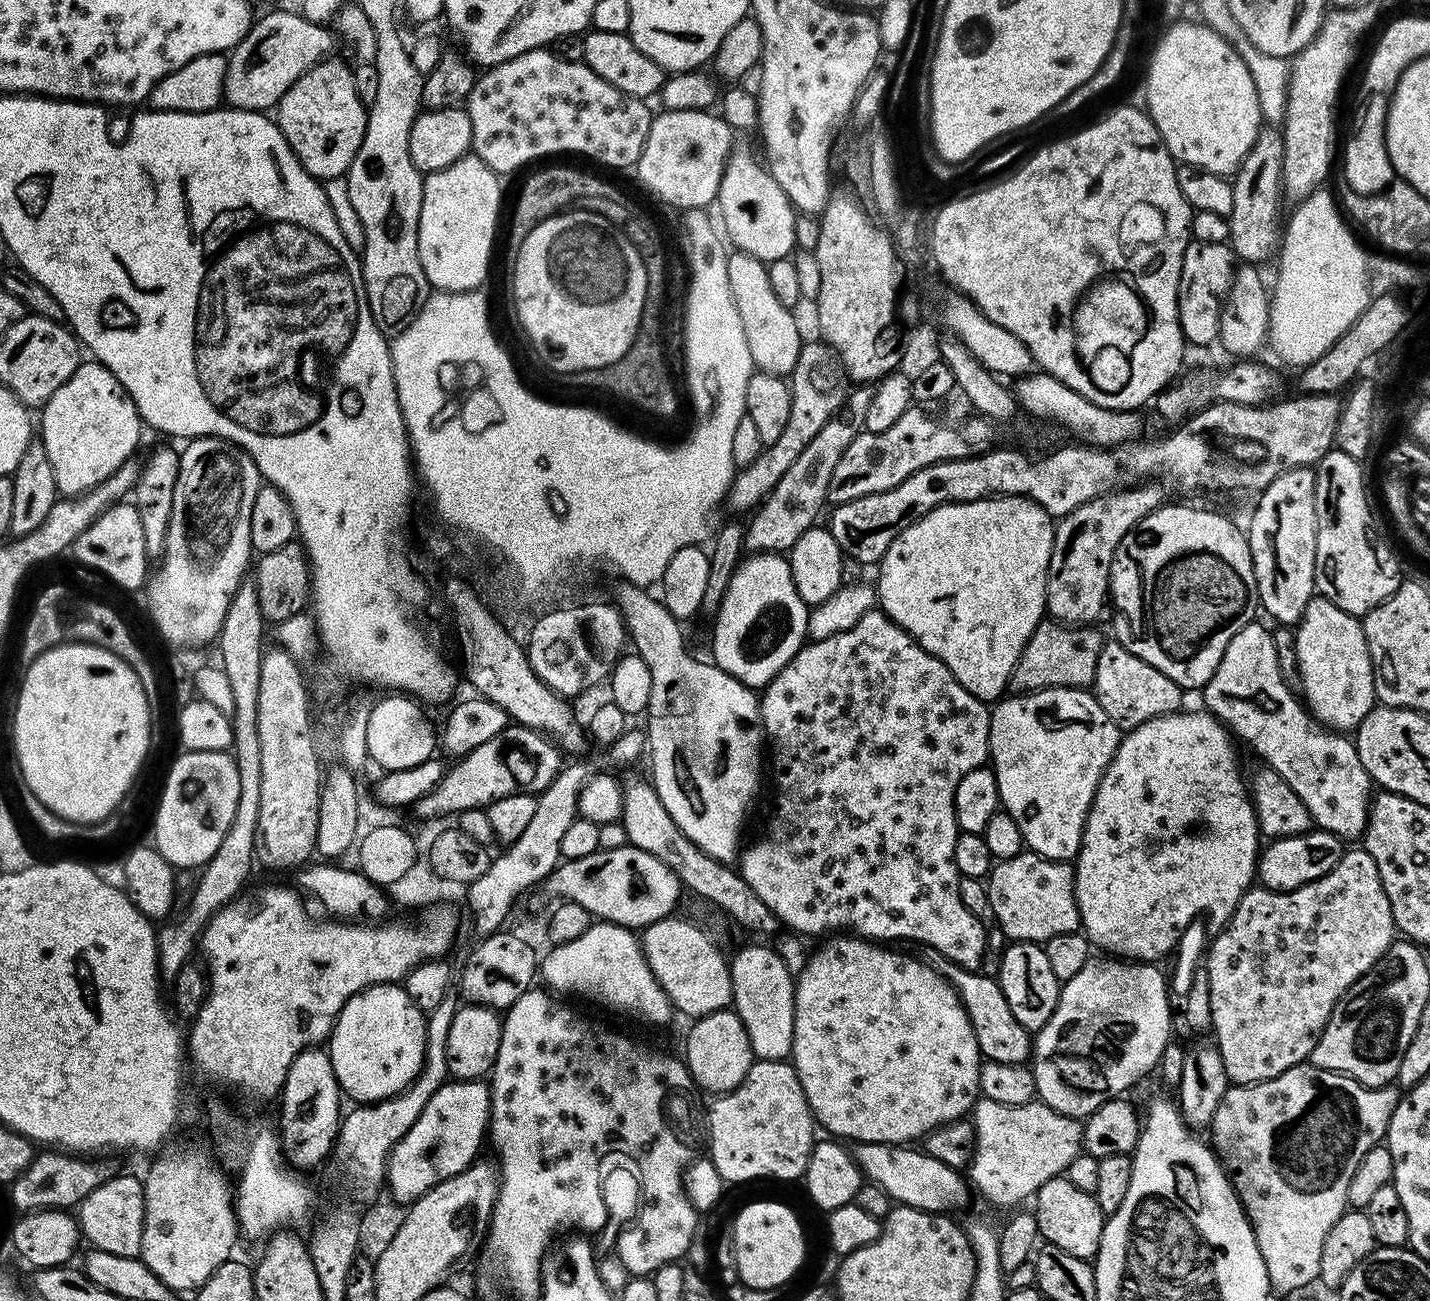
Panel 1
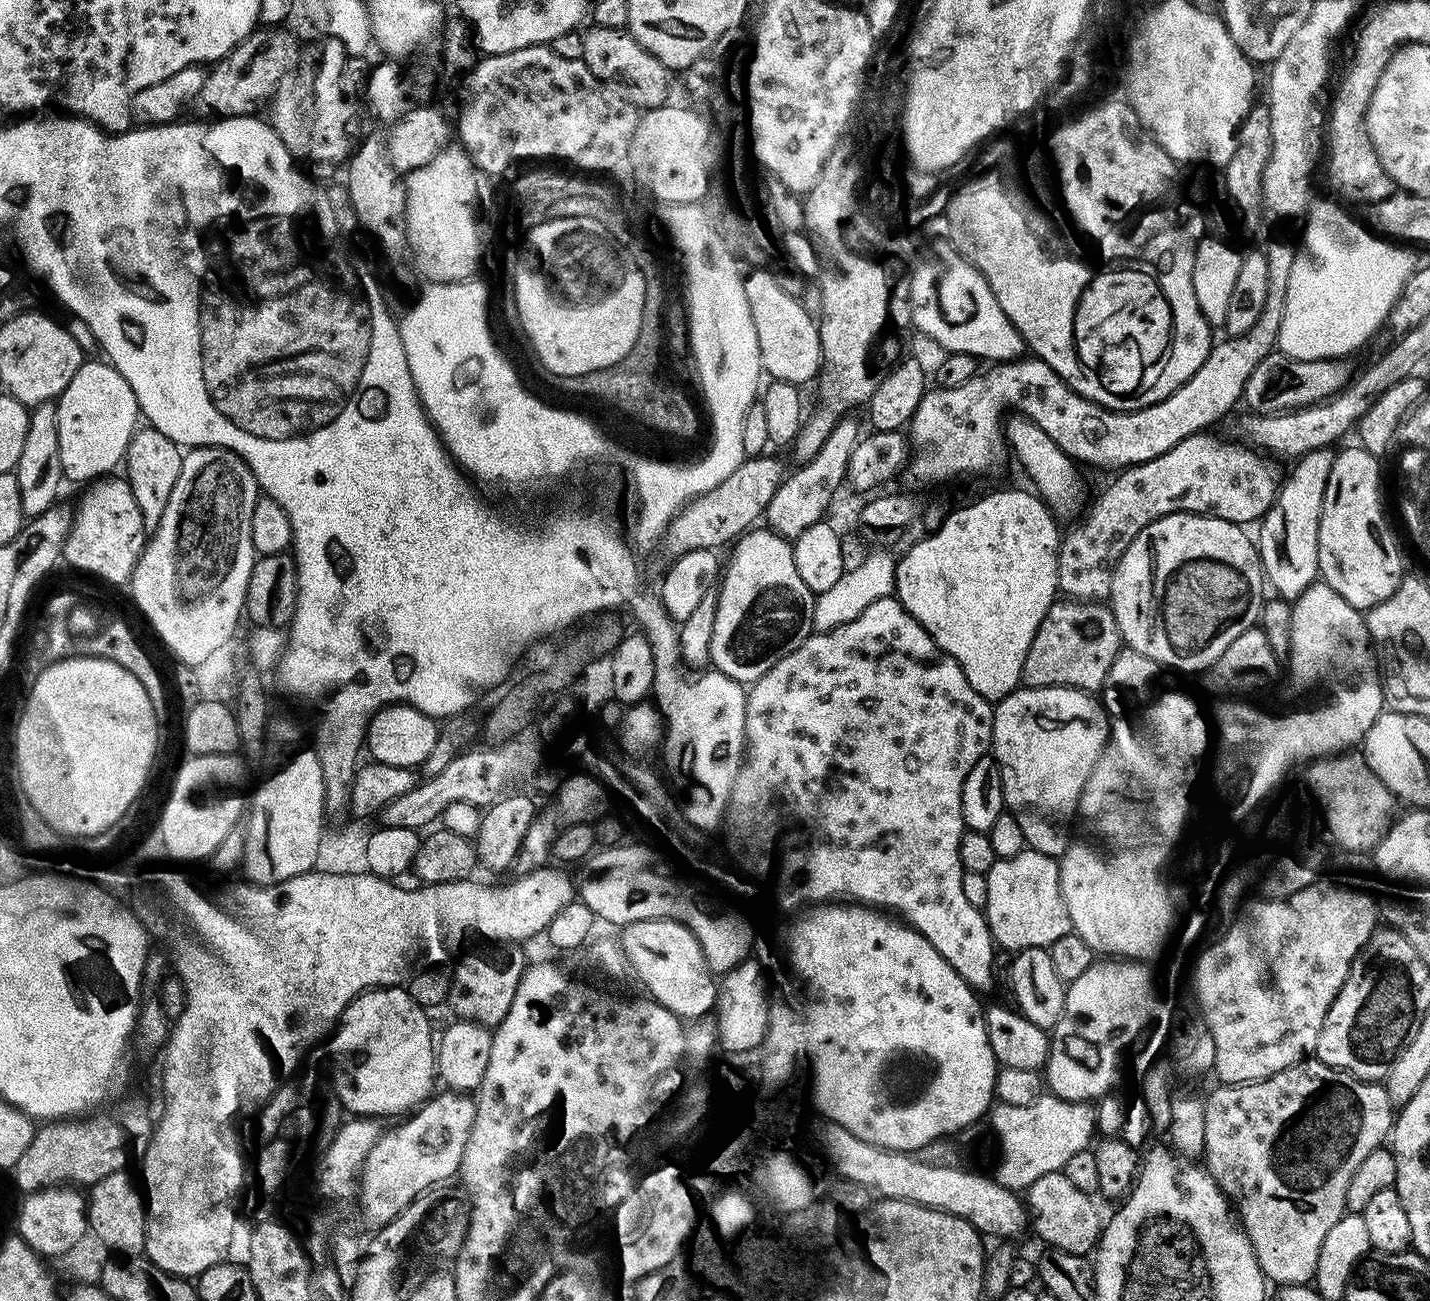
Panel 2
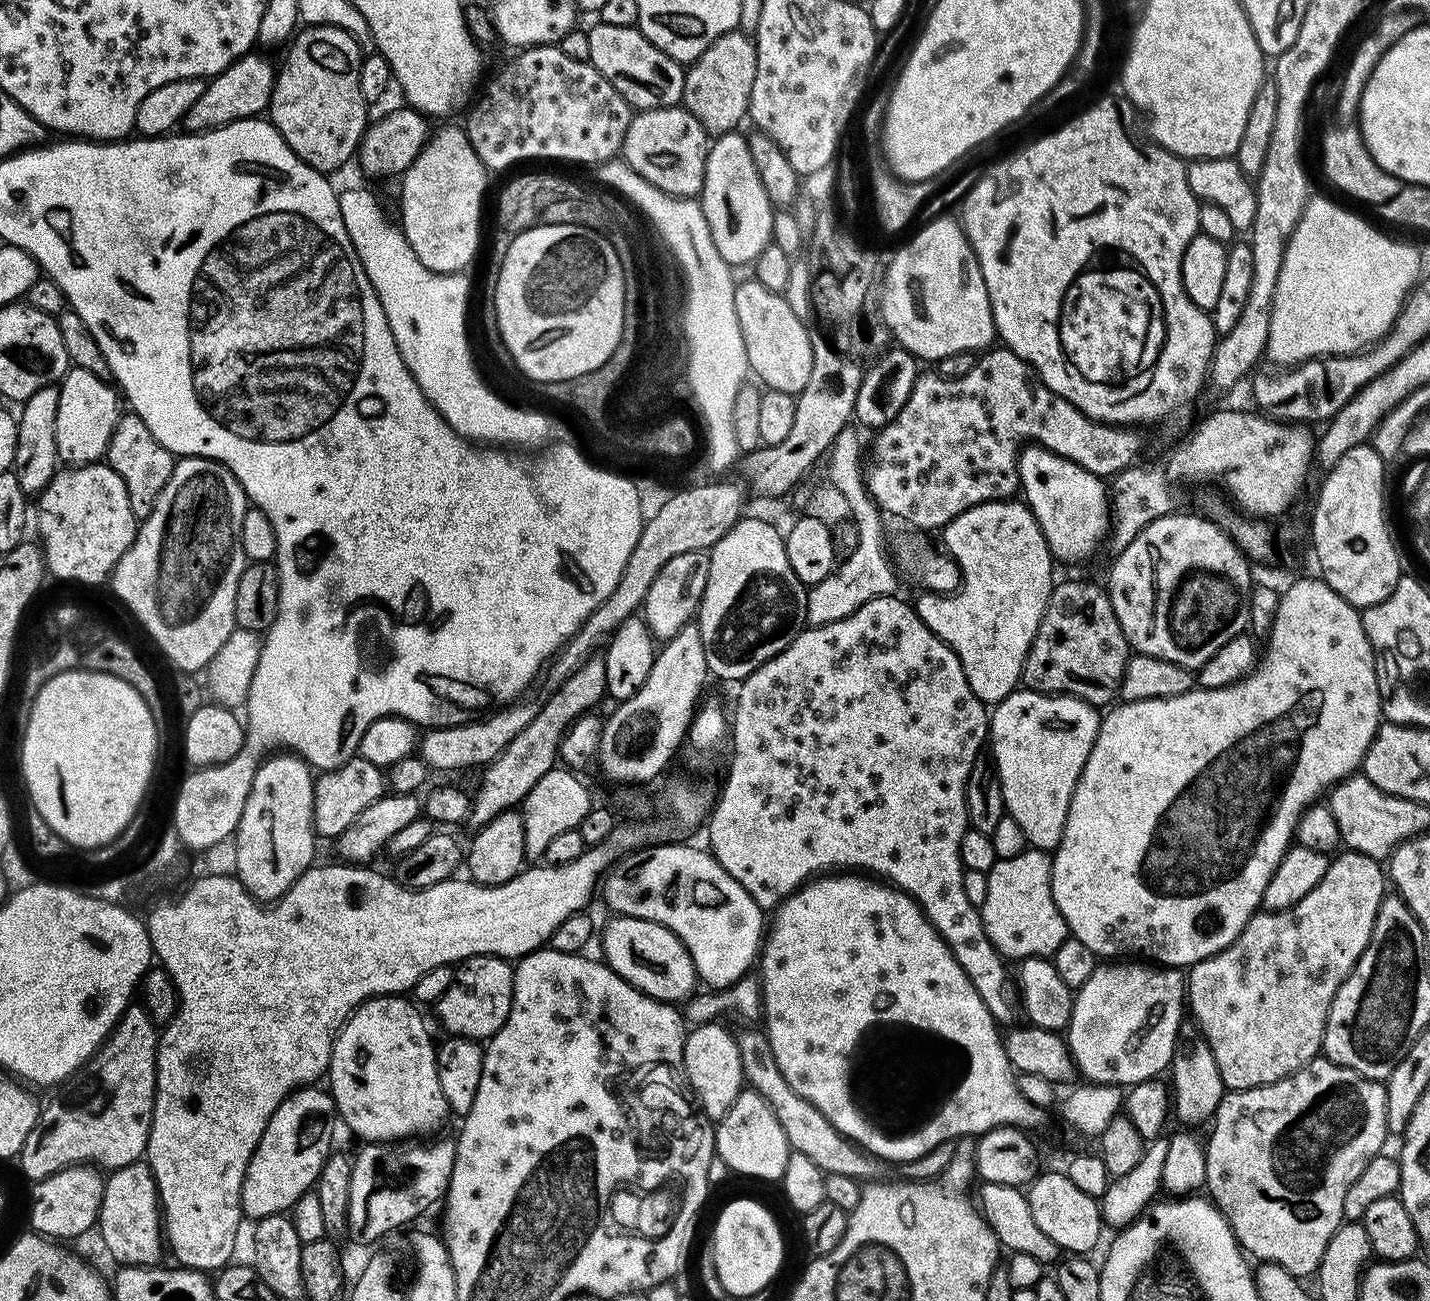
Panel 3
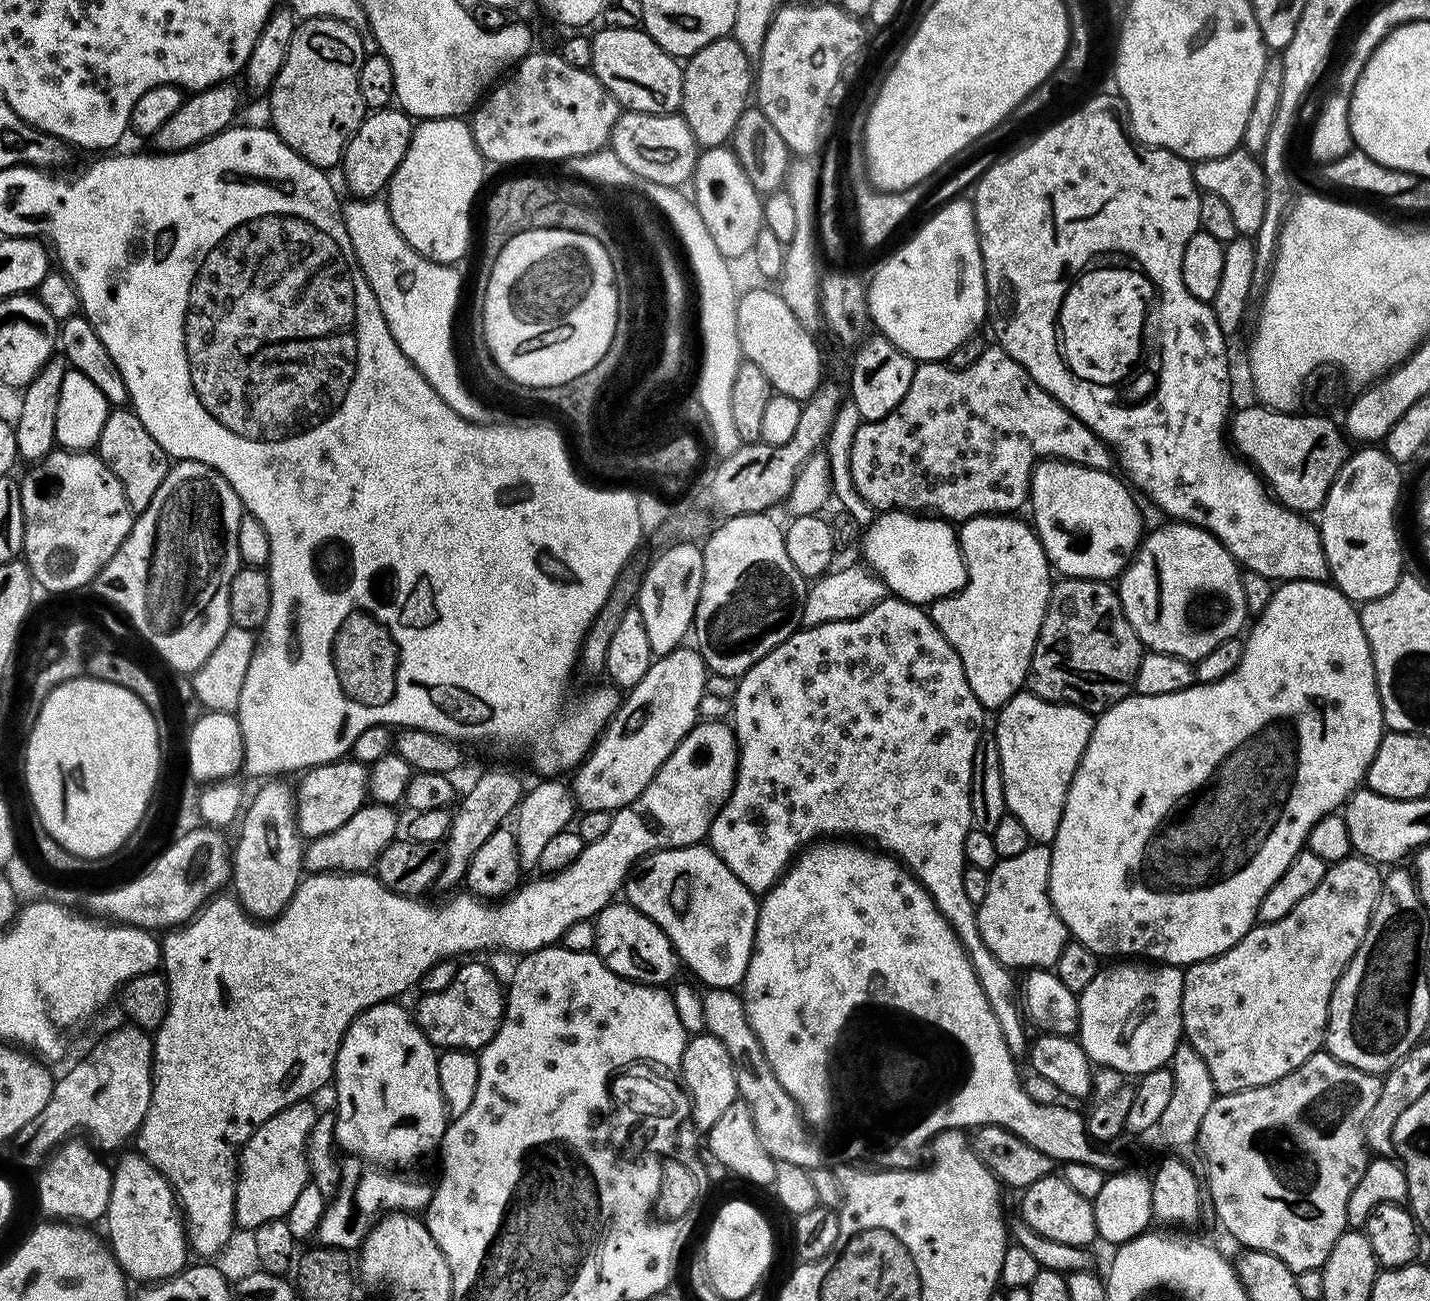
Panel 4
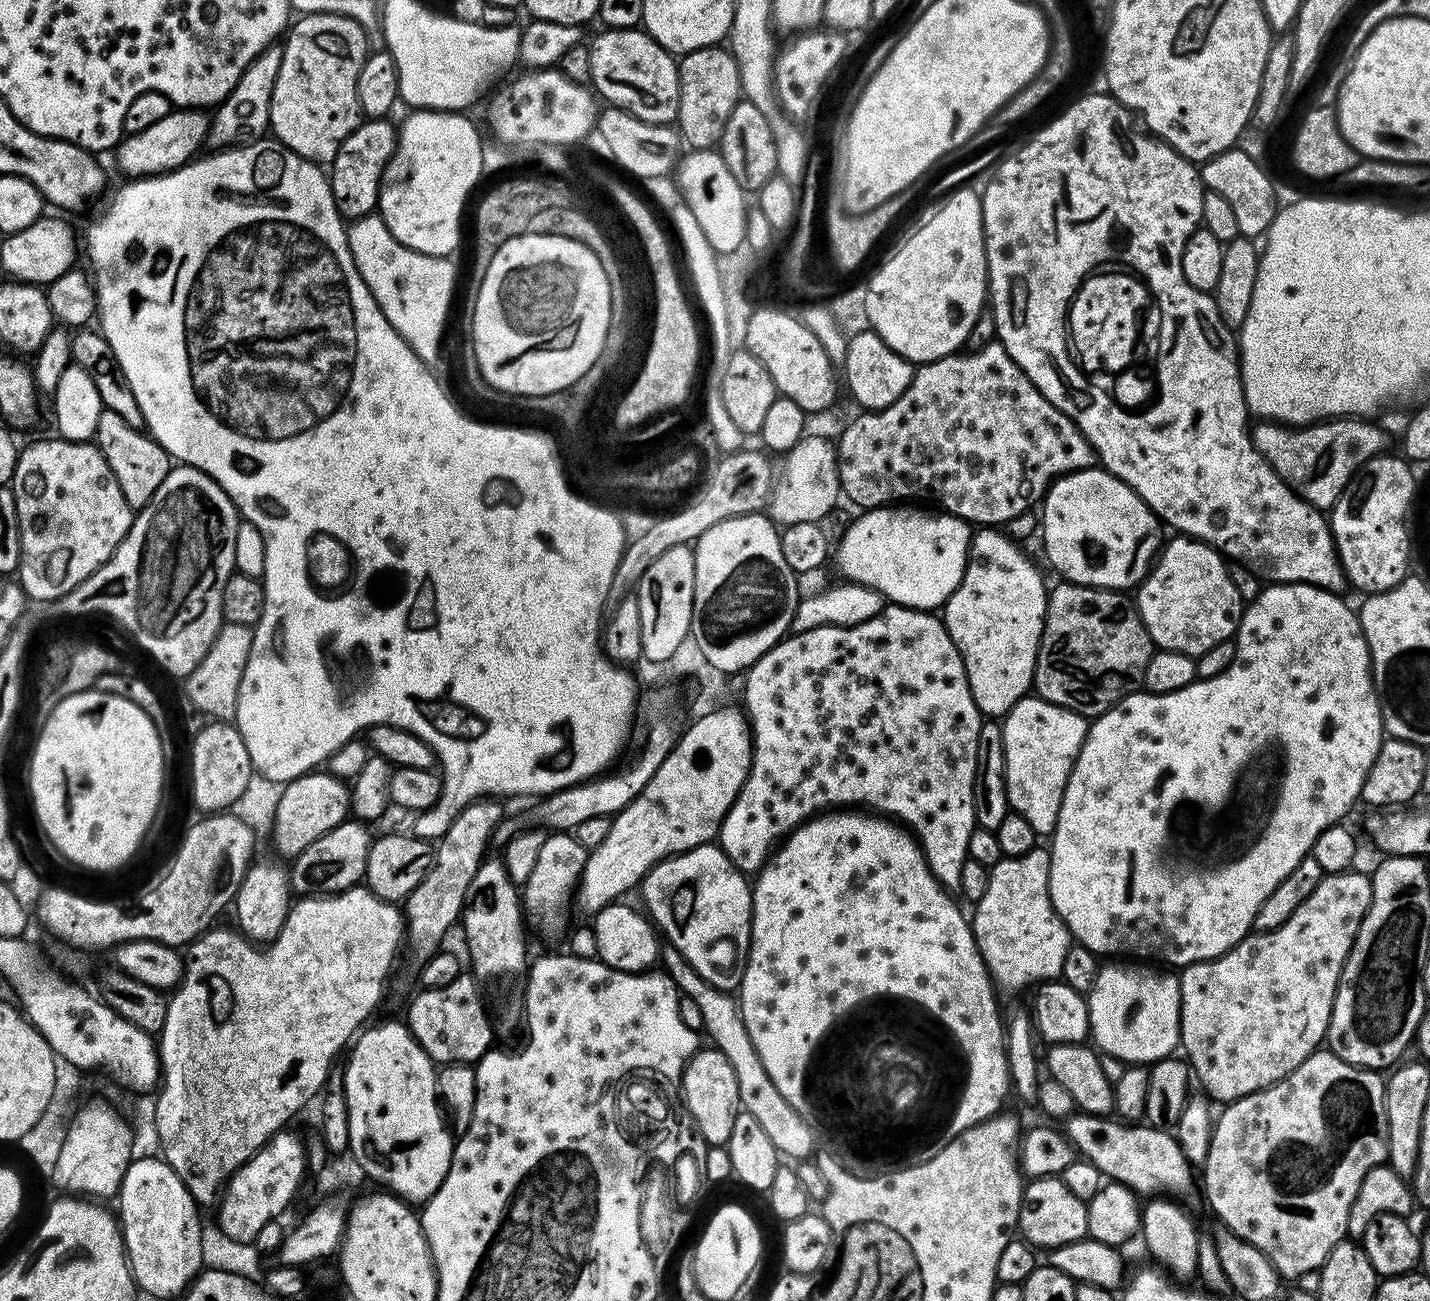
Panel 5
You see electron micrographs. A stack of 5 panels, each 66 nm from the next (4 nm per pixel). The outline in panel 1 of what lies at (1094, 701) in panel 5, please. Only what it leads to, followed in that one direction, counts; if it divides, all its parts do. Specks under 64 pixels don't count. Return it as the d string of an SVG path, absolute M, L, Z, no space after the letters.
M1051 618L1041 620L1014 666L1011 691L1027 694L1041 688L1087 689L1096 673L1098 654L1106 643L1105 637L1100 637L1100 630L1096 626L1069 626Z

